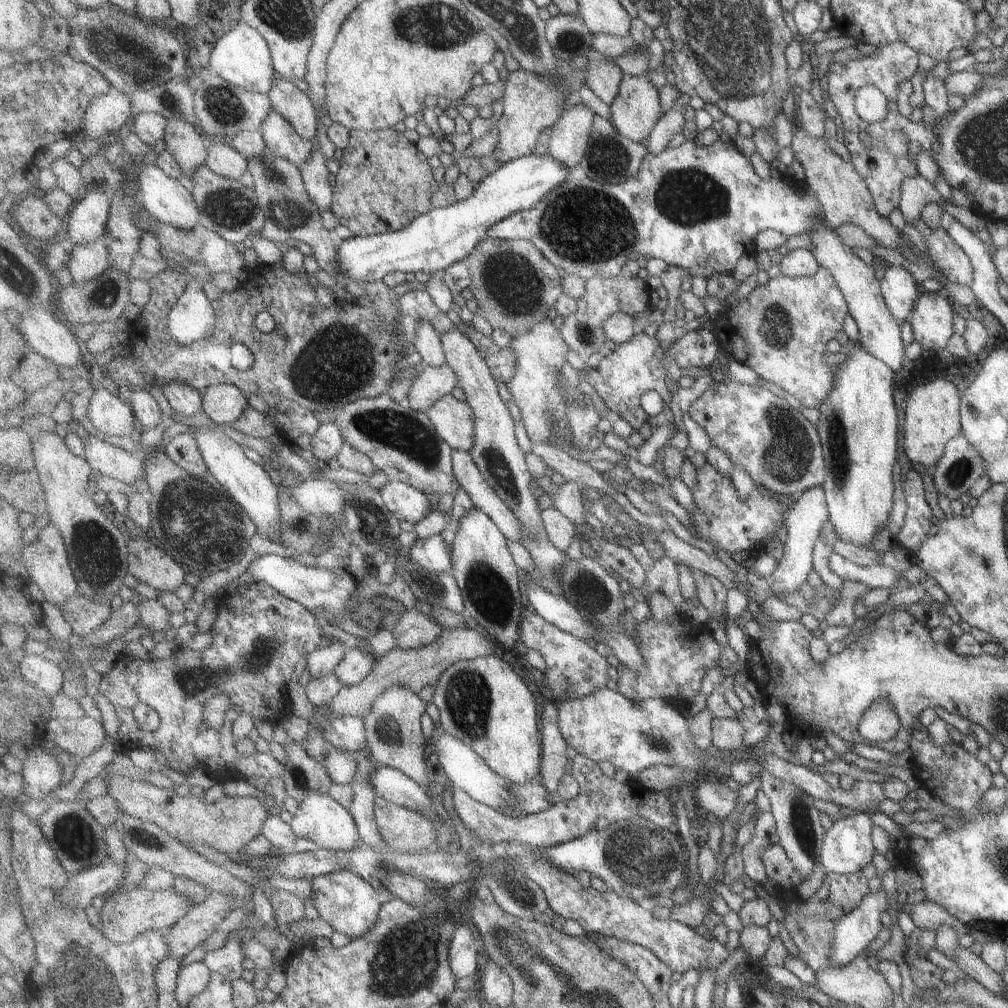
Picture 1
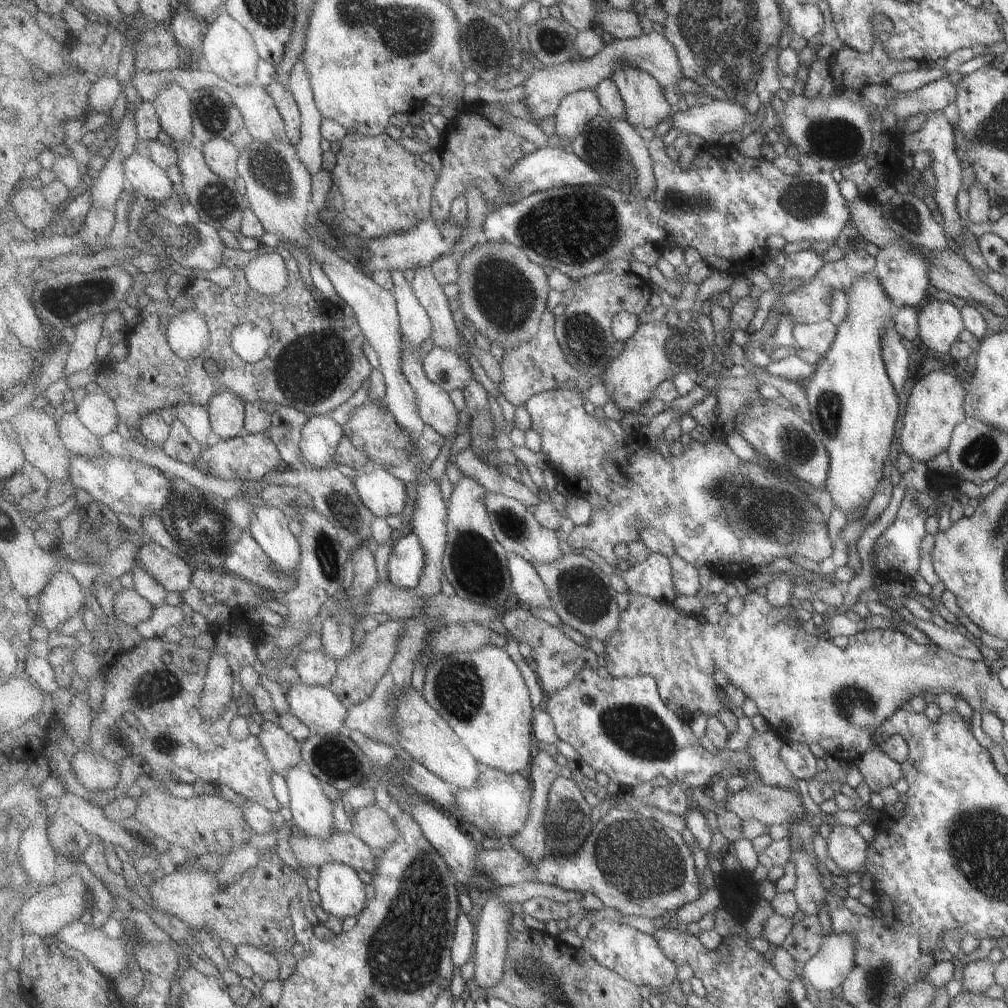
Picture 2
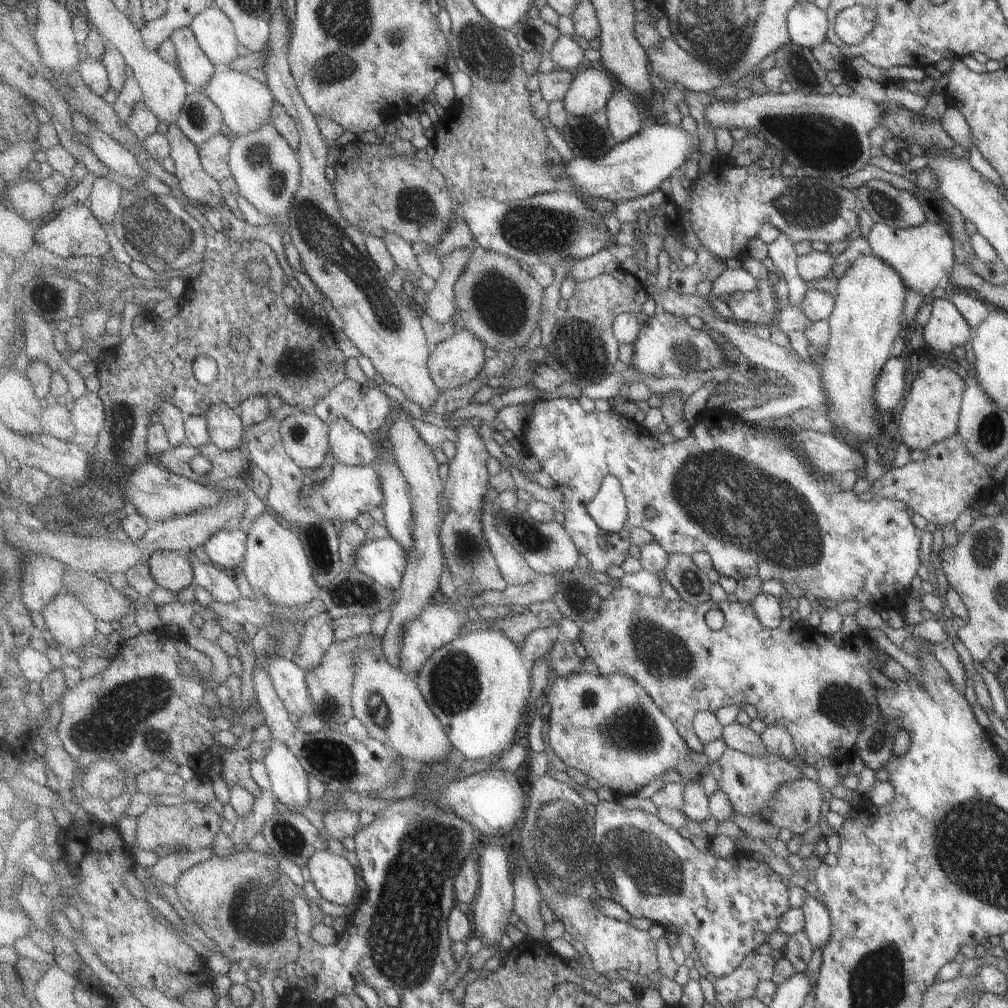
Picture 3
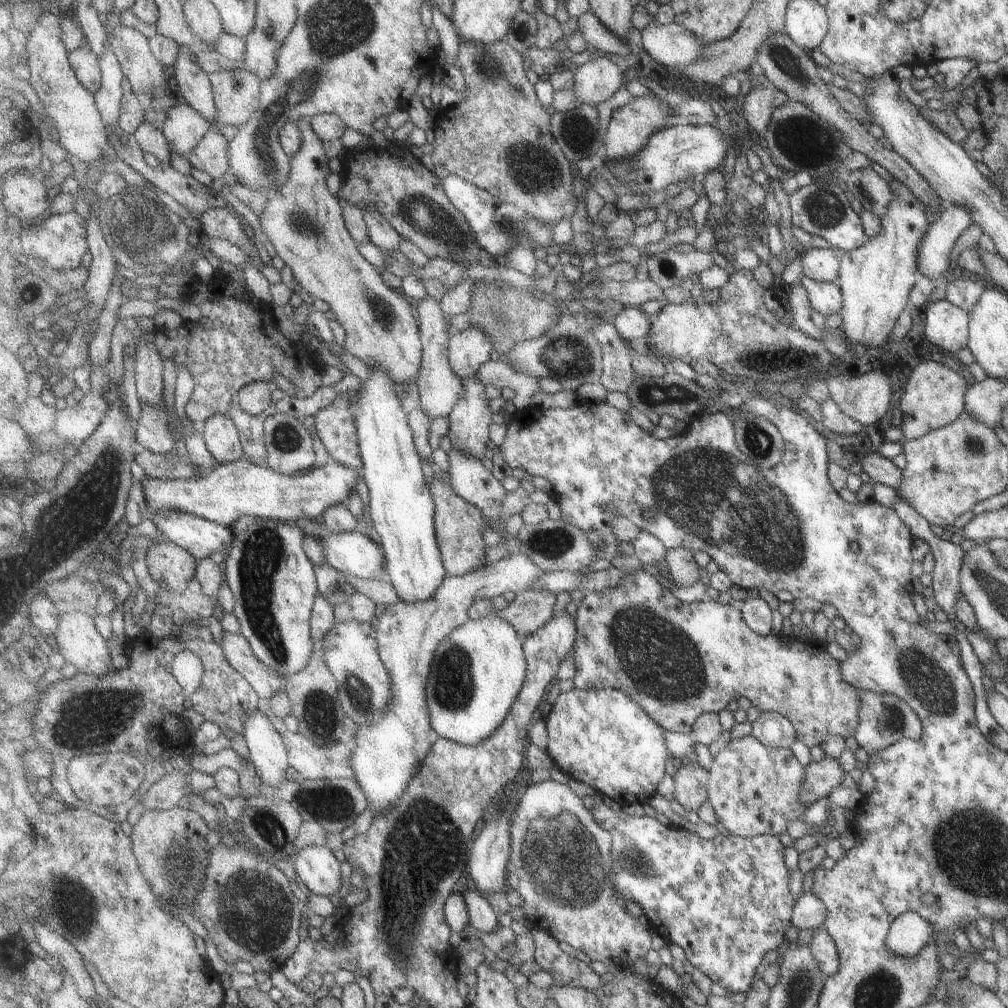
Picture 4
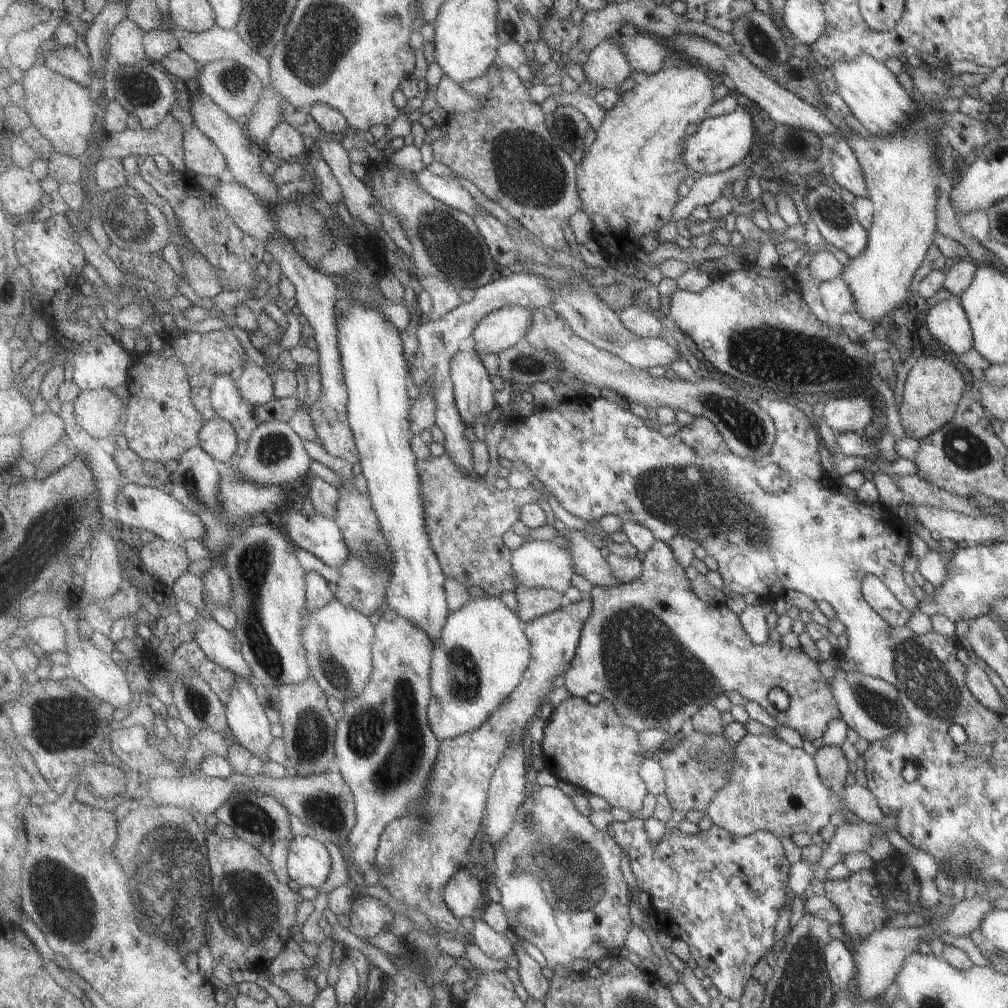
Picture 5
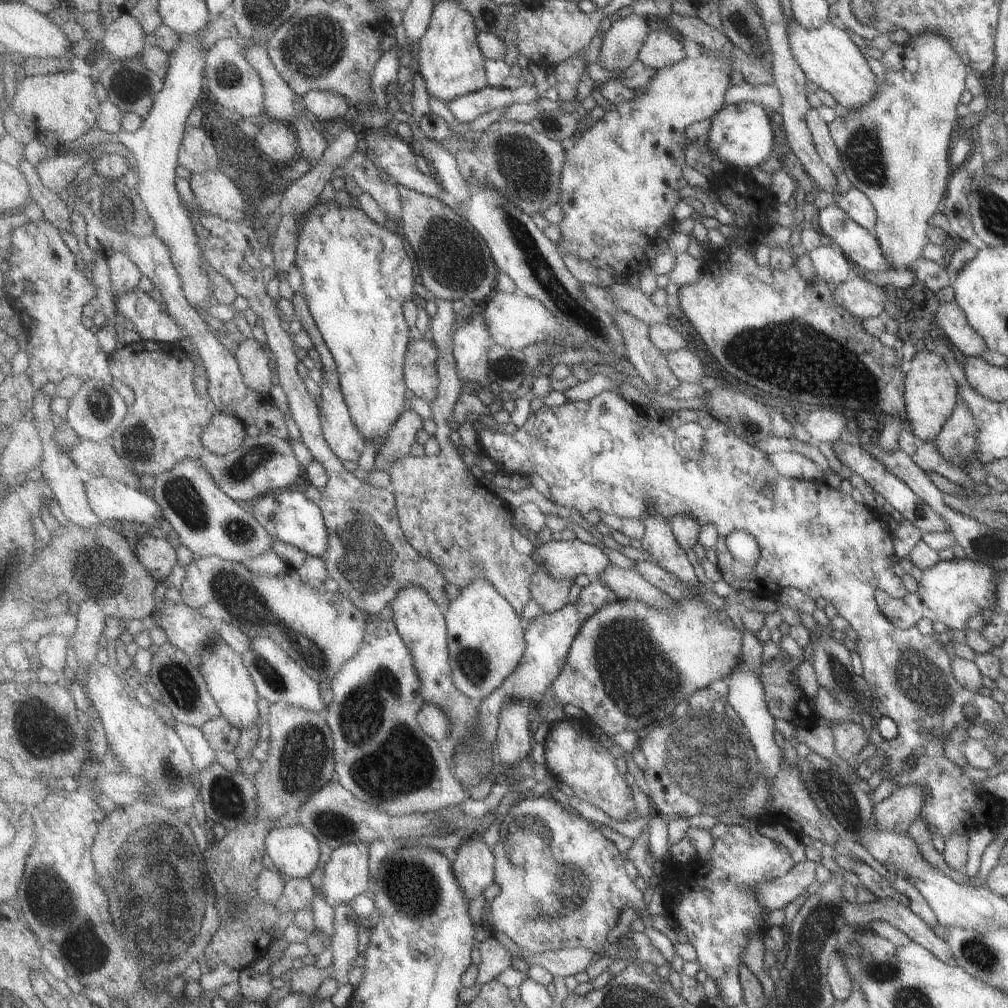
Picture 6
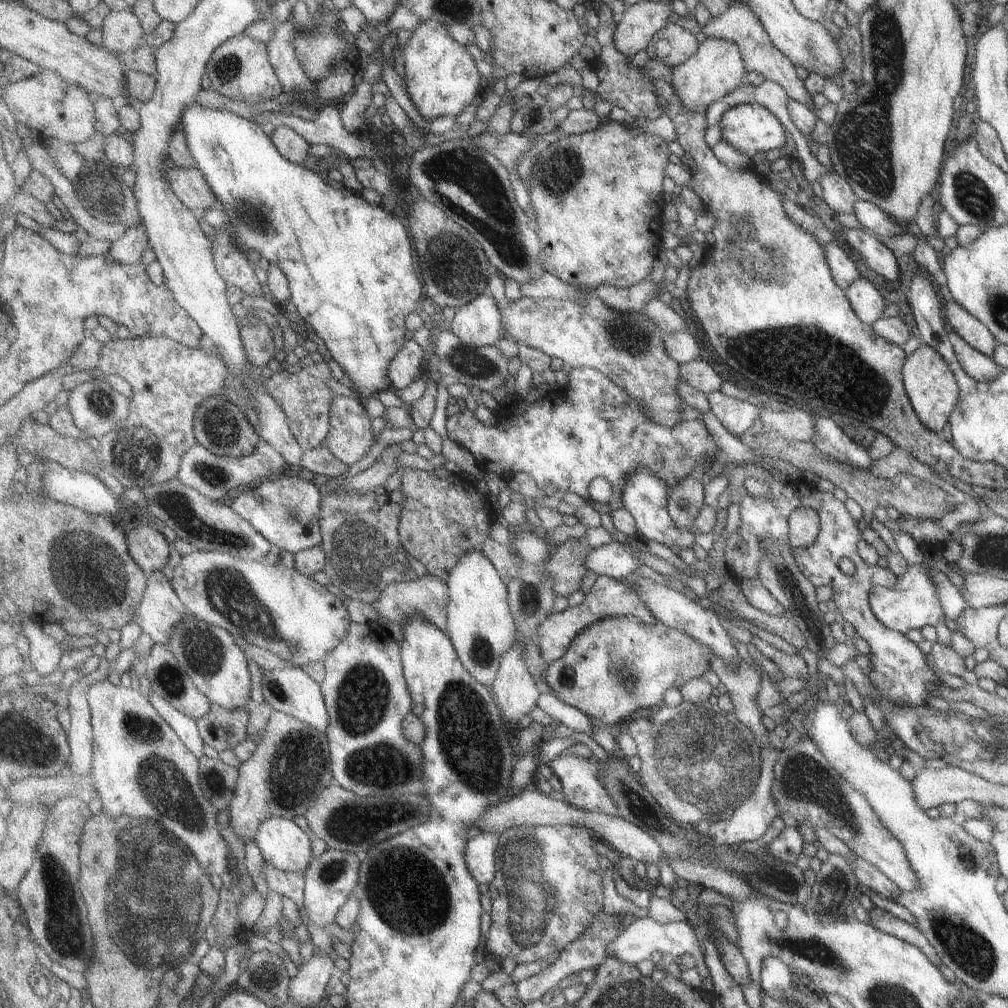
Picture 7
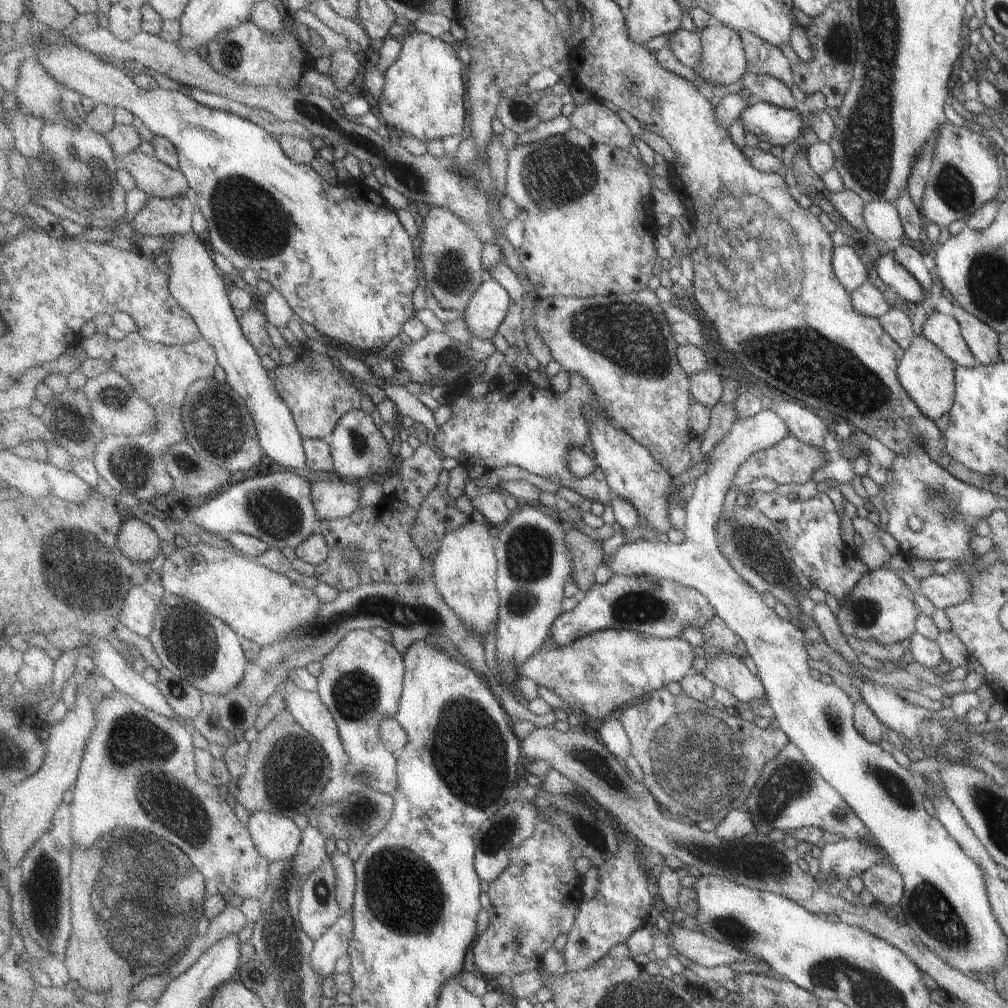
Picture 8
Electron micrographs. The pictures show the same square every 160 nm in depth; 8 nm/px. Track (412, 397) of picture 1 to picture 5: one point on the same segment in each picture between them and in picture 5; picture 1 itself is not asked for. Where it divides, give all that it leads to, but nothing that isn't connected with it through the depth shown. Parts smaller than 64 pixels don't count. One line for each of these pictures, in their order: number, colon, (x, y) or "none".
2: (448, 369)
3: (456, 361)
4: (468, 350)
5: (501, 329)

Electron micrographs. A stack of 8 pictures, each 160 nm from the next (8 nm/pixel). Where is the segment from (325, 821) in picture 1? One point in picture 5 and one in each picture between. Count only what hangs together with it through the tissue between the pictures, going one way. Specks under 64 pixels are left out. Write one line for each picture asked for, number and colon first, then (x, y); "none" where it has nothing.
2: (312, 810)
3: (290, 784)
4: (268, 753)
5: (250, 726)

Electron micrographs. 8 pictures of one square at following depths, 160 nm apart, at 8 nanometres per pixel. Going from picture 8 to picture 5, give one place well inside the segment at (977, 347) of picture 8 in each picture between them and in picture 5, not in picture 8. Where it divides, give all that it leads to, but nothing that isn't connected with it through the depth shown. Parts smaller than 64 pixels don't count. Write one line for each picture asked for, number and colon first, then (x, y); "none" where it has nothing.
5: (945, 321)
6: (949, 317)
7: (968, 328)

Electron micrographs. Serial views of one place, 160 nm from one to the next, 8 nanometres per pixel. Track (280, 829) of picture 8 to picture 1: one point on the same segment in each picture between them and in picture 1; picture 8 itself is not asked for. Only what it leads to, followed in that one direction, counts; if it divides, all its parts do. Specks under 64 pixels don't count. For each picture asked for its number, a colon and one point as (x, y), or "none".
1: (350, 904)
2: (342, 893)
3: (336, 879)
4: (317, 867)
5: (309, 863)
6: (294, 851)
7: (284, 845)

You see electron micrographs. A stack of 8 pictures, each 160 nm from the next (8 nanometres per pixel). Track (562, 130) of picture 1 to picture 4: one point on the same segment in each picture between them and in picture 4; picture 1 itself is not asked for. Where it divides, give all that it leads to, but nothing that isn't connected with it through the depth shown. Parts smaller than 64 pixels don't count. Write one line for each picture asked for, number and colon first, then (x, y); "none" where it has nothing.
2: (576, 111)
3: (593, 87)
4: (596, 81)

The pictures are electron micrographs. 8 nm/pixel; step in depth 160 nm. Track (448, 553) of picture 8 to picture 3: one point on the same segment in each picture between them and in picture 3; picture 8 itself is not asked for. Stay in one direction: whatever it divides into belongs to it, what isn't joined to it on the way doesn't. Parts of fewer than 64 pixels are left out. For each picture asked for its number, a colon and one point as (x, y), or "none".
3: (478, 685)
4: (479, 670)
5: (484, 651)
6: (487, 642)
7: (480, 624)

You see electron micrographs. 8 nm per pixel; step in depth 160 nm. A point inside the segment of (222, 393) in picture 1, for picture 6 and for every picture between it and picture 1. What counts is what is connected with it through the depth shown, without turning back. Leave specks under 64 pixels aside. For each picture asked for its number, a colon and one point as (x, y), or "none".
2: (227, 411)
3: (226, 427)
4: (221, 433)
5: (218, 437)
6: (225, 434)

